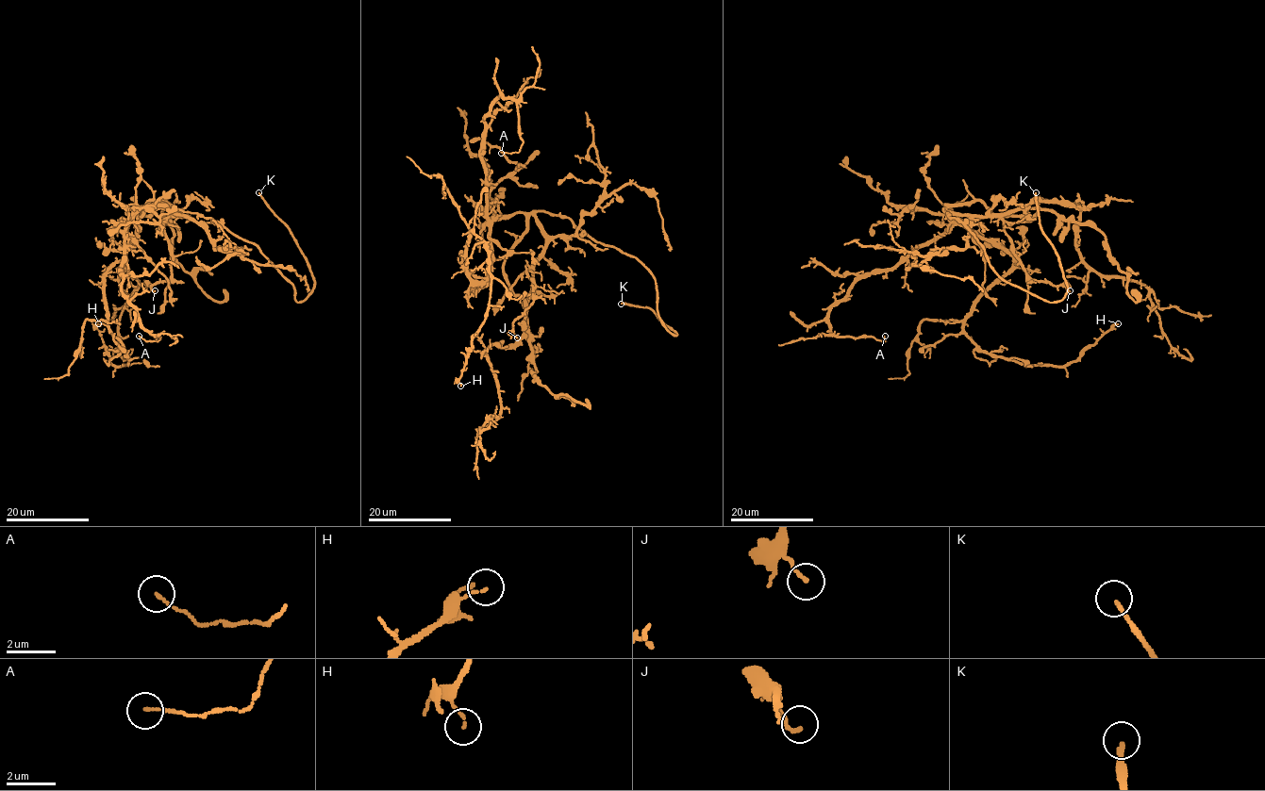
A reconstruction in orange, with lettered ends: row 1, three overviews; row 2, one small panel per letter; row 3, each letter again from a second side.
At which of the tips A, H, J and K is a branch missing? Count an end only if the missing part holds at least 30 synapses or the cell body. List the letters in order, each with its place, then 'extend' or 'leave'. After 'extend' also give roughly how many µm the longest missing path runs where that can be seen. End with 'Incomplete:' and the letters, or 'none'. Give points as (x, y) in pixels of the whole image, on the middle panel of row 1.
A: place (501, 153); leave
H: place (460, 386); leave
J: place (517, 337); leave
K: place (621, 304); extend; missing 60 µm
Incomplete: K

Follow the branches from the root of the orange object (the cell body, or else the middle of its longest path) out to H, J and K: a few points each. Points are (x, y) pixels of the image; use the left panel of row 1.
H: (166, 206), (144, 206), (128, 222), (125, 255), (105, 276), (108, 329), (127, 364), (109, 361), (98, 323)
J: (166, 206), (183, 216), (168, 216), (164, 222), (164, 234), (172, 256), (171, 279), (150, 285), (155, 290)
K: (166, 206), (211, 217), (252, 242), (301, 302), (314, 286), (308, 263), (258, 192)

